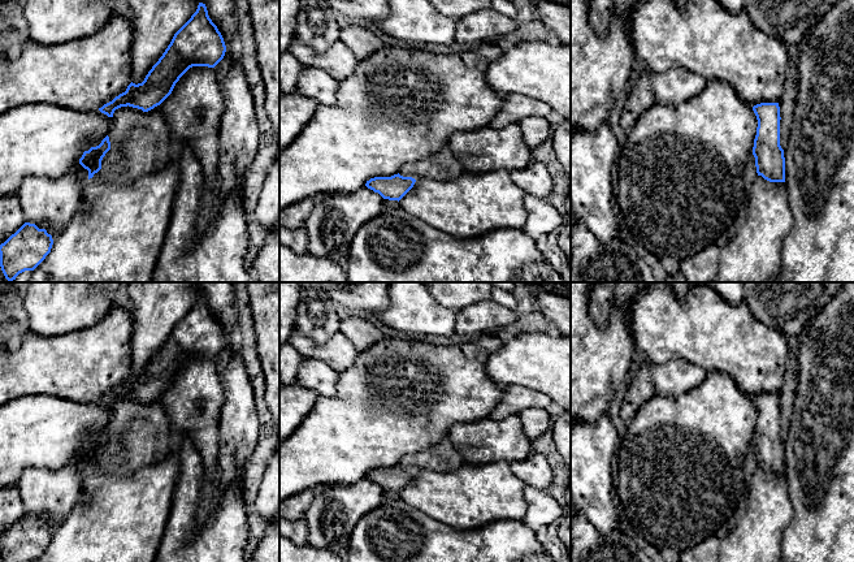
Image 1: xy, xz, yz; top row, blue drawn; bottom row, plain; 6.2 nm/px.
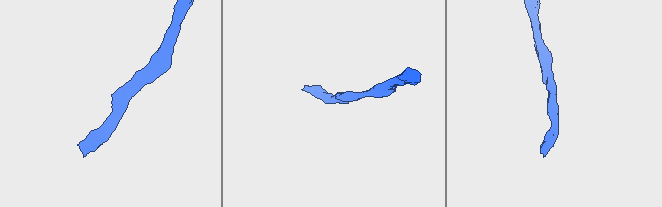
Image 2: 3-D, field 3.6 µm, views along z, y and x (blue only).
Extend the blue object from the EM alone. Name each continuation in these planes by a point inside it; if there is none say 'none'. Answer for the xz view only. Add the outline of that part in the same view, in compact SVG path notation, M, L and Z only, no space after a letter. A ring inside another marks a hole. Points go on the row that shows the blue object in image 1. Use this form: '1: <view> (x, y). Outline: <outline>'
none

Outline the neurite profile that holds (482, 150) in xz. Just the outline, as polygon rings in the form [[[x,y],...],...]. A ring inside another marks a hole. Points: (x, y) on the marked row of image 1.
[[[517,124],[459,131],[447,146],[468,173],[524,169],[532,163],[532,150]]]

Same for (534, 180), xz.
[[[532,161],[524,169],[510,170],[513,182],[526,194],[546,199],[552,189],[552,178],[545,164]]]

